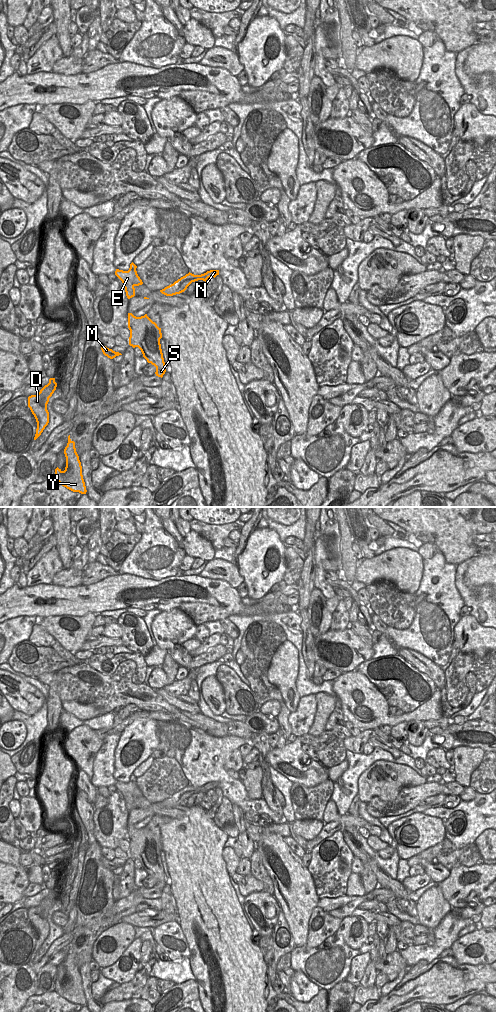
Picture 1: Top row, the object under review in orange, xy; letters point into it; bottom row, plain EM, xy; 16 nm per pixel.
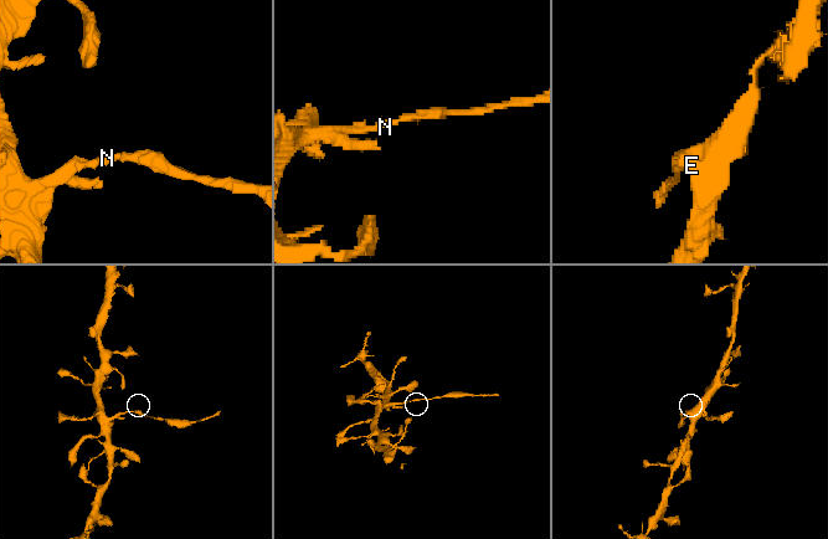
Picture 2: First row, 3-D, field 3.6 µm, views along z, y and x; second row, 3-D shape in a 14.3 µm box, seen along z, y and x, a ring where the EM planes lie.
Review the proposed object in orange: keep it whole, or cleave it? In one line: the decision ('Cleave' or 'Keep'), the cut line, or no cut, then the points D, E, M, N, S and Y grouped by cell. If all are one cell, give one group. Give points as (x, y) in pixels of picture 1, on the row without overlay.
Cleave. Split along xy (195, 788), (200, 791). Groups: D E M S Y / N.

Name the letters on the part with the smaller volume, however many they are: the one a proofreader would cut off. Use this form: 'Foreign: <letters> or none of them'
Foreign: N

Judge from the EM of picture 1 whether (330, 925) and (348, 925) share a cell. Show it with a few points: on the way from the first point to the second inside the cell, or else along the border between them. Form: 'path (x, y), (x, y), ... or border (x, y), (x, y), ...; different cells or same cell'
border (342, 919), (338, 929), (333, 934); different cells

